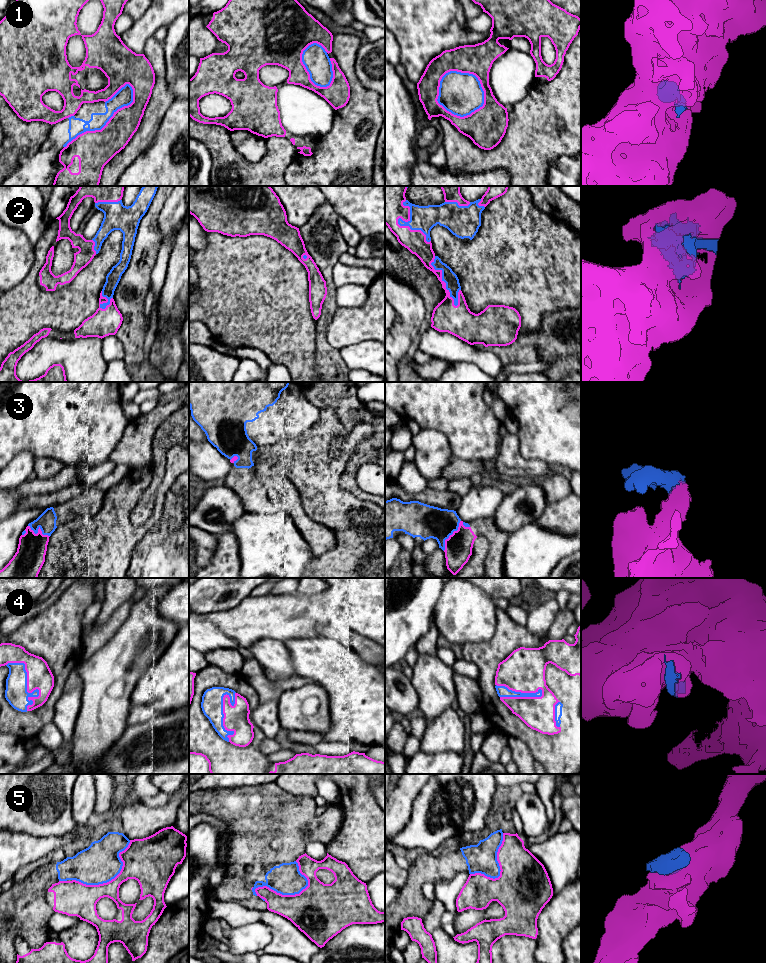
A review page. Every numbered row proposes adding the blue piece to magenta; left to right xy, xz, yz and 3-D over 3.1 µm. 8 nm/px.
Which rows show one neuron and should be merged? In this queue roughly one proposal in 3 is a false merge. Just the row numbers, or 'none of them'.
2, 3, 4

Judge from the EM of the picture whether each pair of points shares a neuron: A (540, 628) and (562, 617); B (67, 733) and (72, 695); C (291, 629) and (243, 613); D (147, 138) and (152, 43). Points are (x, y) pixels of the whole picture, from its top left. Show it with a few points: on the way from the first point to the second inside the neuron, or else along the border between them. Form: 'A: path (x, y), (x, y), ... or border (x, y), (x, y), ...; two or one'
A: border (559, 608), (546, 634); two
B: path (67, 724), (68, 704); one
C: path (279, 617), (255, 617); one
D: path (153, 114), (160, 101), (159, 67); one

